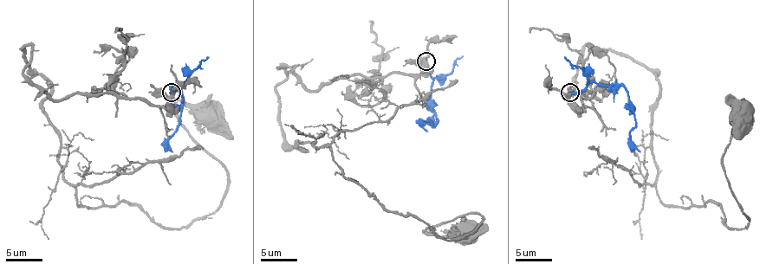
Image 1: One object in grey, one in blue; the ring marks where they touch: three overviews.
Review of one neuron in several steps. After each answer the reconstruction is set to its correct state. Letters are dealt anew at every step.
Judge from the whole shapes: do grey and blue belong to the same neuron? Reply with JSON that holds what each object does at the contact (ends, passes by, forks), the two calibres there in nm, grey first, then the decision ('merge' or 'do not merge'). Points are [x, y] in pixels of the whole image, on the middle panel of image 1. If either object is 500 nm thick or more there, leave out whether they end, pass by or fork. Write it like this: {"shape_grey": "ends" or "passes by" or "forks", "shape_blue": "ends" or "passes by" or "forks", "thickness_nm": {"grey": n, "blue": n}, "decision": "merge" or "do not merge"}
{"shape_grey": "forks", "shape_blue": "ends", "thickness_nm": {"grey": 240, "blue": 200}, "decision": "merge"}

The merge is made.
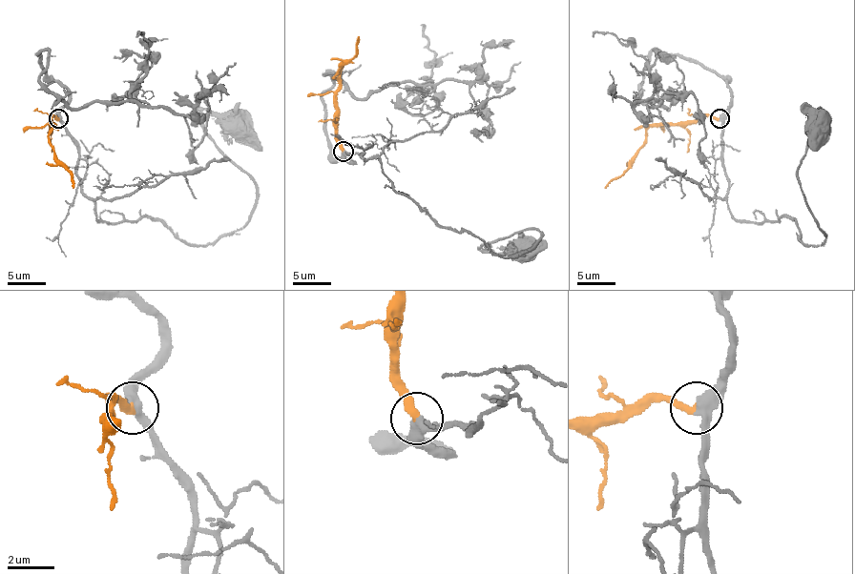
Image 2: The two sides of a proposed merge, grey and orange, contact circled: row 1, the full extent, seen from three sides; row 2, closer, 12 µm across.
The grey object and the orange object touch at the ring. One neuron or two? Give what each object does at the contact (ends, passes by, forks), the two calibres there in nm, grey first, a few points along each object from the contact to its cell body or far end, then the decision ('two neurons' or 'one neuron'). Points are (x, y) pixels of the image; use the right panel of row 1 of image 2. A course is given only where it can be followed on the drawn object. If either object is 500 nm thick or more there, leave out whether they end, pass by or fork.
grey passes by; orange ends; calibres 420 and 320 nm; course grey (720, 118), (736, 218), (791, 216), (809, 245), (826, 235), (797, 166), (821, 109), (823, 130); course orange (720, 118), (695, 118), (651, 126), (647, 130), (647, 143), (621, 174), (604, 187); one neuron

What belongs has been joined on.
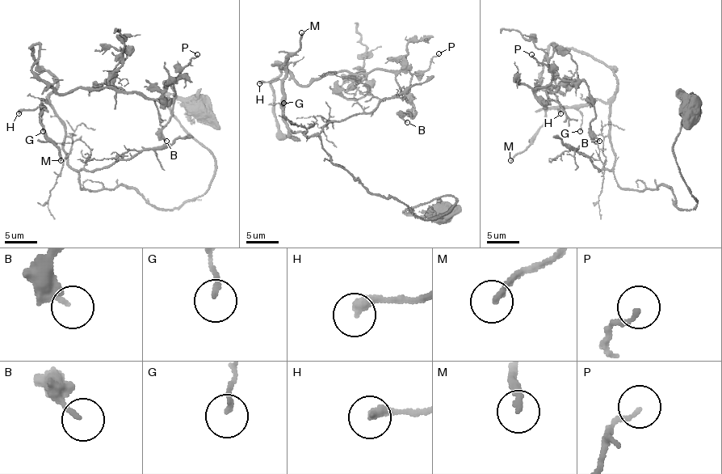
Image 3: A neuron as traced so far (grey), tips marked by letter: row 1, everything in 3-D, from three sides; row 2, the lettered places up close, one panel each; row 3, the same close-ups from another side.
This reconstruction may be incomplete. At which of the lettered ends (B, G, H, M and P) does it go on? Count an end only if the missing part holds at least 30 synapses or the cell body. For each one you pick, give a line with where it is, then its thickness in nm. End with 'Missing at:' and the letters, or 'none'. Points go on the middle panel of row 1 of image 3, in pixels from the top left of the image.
Missing at: none

